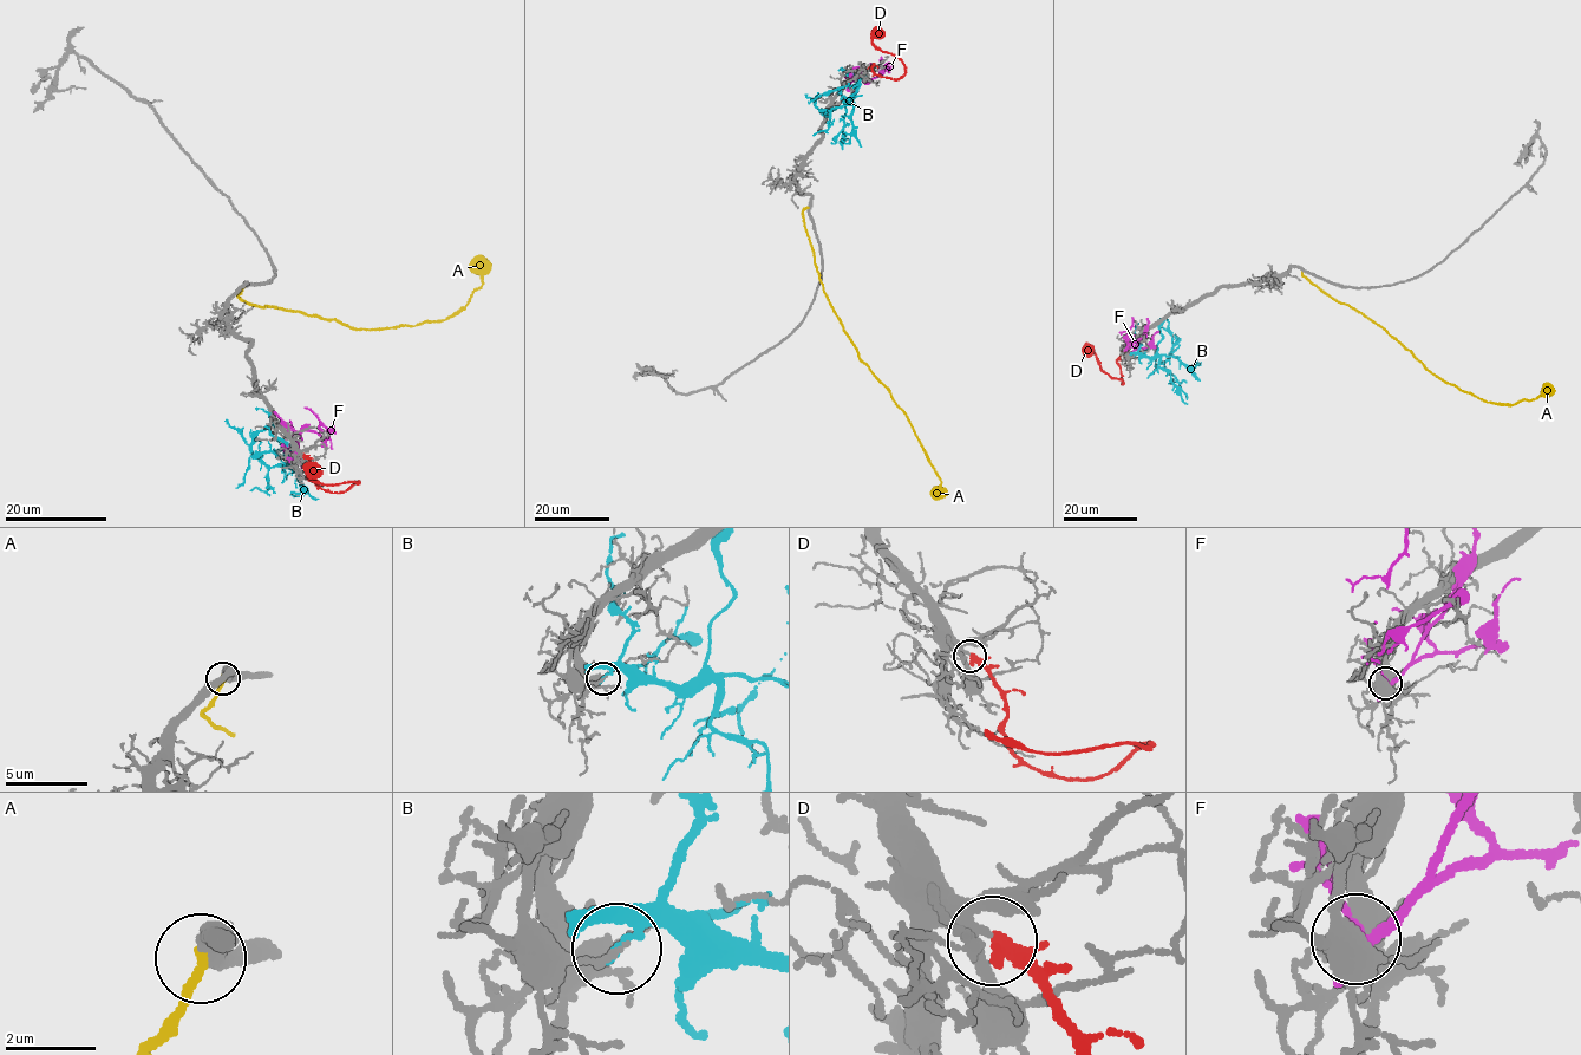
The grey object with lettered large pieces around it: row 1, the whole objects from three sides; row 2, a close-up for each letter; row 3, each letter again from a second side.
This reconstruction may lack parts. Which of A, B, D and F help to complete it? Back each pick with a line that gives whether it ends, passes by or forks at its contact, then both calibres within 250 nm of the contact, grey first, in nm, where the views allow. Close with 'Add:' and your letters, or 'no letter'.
A: it ends there; 460 nm thick on the grey side, 240 nm on the other
Add: A

